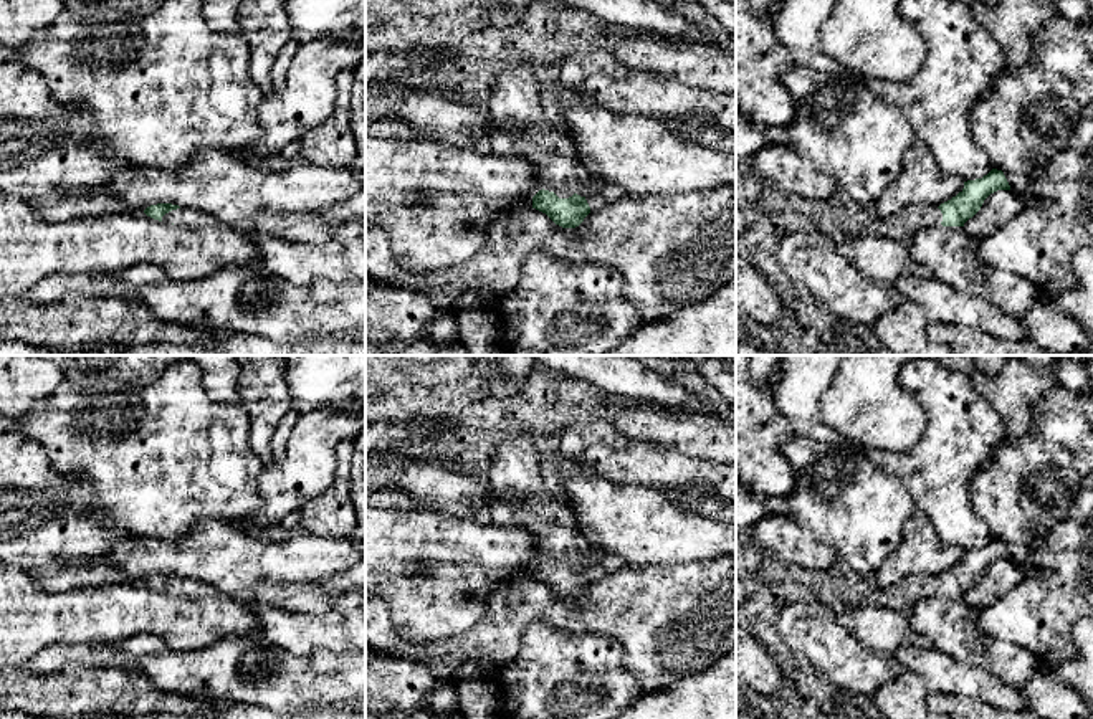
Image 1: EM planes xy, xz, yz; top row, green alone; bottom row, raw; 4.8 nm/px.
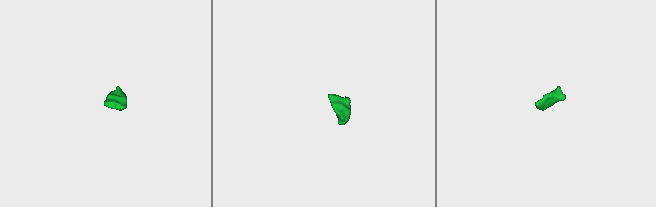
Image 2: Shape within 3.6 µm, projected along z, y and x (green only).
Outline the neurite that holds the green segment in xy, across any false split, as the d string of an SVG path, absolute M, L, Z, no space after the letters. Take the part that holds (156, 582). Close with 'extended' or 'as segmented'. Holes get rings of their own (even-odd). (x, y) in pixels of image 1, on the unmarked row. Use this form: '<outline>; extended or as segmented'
M172 574L150 575L144 580L144 583L154 590L174 593L174 595L187 597L187 598L202 598L213 592L203 582L184 579Z; extended

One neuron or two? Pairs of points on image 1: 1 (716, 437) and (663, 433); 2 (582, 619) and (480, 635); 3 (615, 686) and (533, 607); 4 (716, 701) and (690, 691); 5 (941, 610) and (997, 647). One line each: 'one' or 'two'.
1: one
2: one
3: two
4: one
5: one

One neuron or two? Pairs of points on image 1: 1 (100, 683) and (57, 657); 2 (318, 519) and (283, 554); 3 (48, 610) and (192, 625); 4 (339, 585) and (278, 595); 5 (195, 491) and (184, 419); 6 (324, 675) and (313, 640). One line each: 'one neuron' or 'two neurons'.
1: two neurons
2: two neurons
3: one neuron
4: one neuron
5: one neuron
6: two neurons

